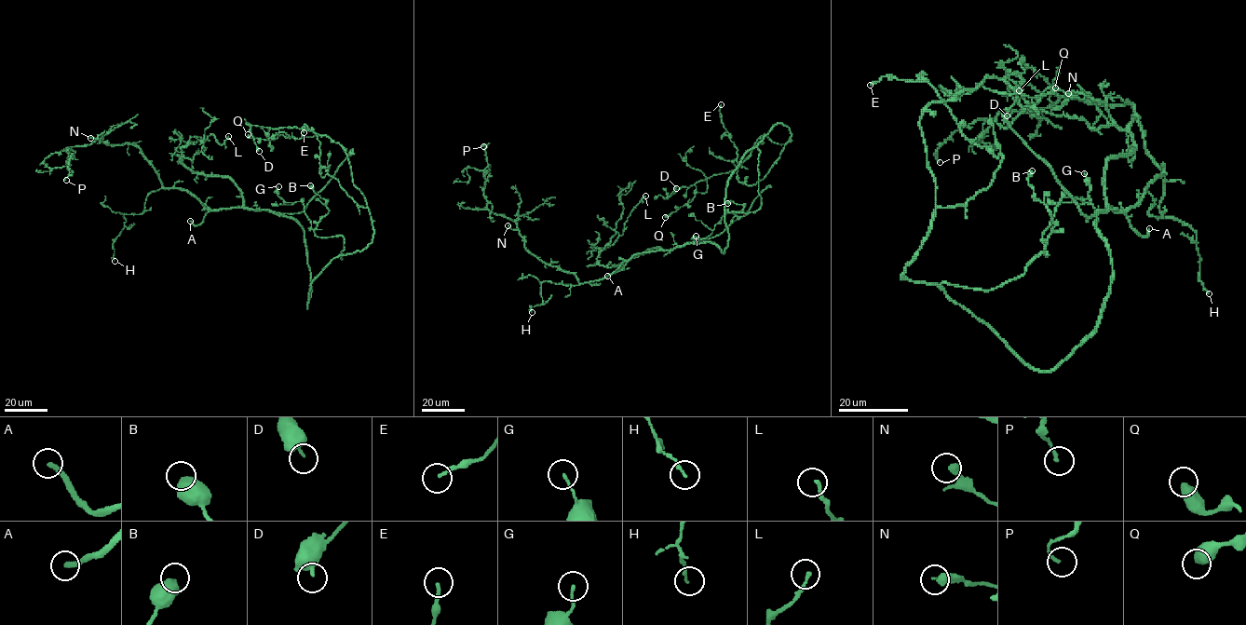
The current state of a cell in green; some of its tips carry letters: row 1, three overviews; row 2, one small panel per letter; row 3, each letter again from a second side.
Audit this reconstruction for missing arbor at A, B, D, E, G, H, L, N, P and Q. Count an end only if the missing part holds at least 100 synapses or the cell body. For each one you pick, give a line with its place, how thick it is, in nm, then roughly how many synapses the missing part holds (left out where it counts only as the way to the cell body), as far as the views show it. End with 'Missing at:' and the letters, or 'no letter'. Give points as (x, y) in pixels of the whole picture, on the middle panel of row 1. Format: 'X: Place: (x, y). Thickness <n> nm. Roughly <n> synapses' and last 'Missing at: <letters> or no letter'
Missing at: no letter

